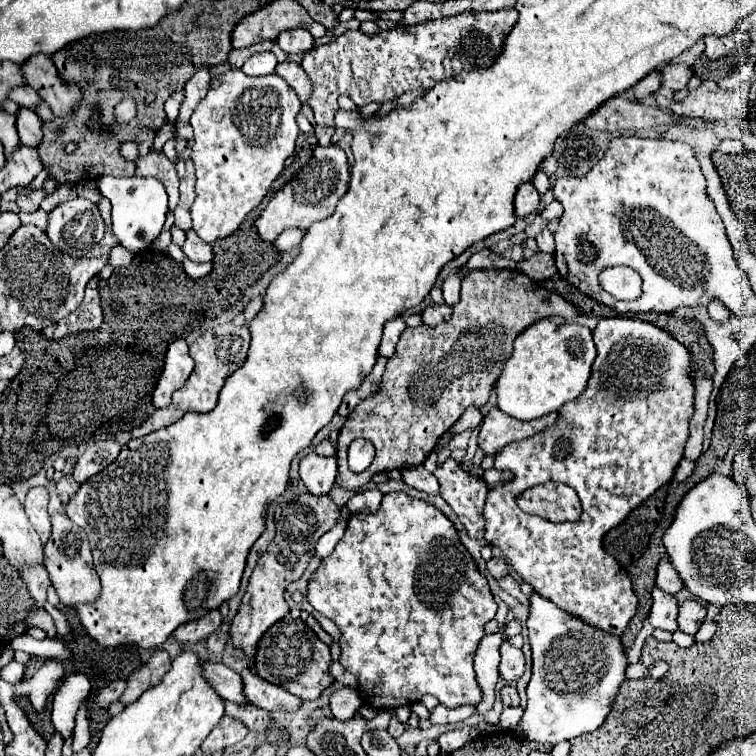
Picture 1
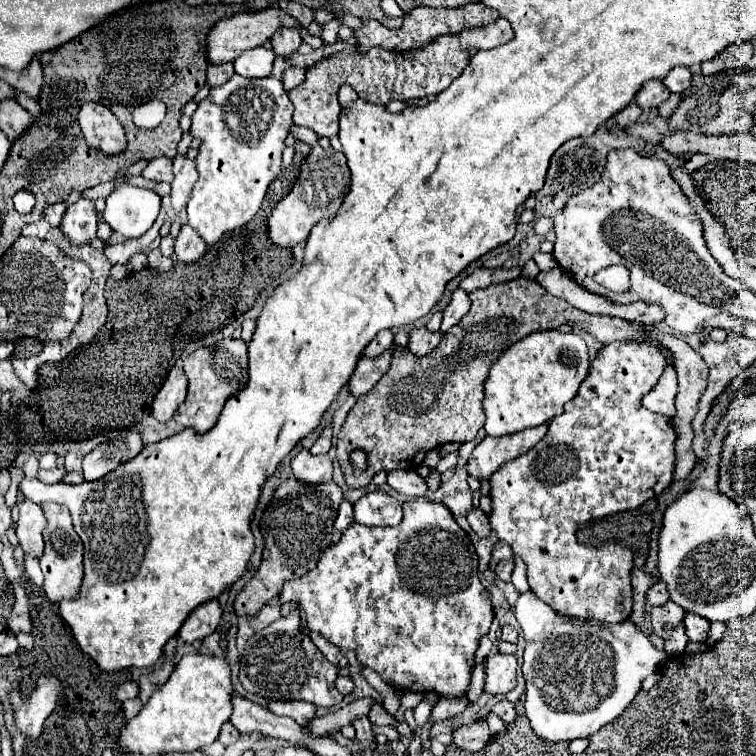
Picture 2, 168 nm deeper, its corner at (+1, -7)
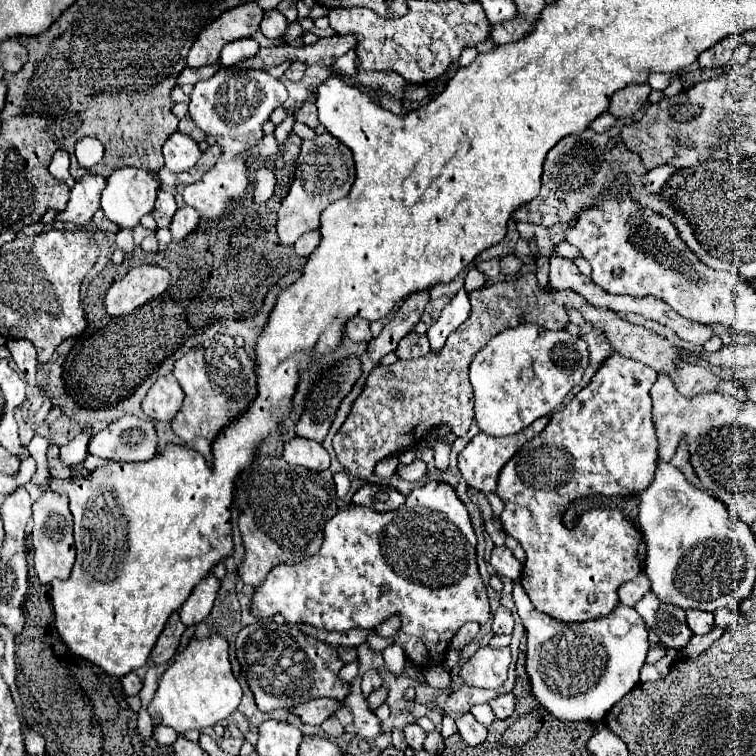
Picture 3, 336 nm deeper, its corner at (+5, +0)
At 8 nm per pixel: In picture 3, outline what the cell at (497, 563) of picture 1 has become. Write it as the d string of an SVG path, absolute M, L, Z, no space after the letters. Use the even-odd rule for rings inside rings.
M495 546L493 552L491 552L489 562L497 570L499 576L507 576L511 580L519 580L523 564L513 556L513 552L507 546Z

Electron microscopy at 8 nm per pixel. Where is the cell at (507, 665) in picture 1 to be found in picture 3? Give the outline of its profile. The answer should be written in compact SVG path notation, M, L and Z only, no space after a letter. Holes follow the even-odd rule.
M479 648L473 658L469 658L461 676L467 684L477 688L499 688L507 680L507 668L511 662L509 648Z

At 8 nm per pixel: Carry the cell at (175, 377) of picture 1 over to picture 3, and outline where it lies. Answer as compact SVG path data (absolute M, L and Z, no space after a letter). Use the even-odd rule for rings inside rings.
M169 372L159 376L159 380L149 388L141 402L141 410L159 422L171 422L183 402L183 390L177 384L175 376Z

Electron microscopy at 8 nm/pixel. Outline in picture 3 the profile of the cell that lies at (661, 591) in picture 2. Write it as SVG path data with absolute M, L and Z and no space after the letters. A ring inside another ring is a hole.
M639 574L635 580L631 582L625 582L623 586L619 586L617 590L617 596L619 596L619 602L625 604L625 606L633 606L639 598L643 598L643 594L649 592L649 582L647 582L647 576Z

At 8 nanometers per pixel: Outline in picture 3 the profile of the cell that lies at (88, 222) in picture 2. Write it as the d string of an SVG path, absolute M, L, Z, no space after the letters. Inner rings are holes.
M85 174L71 188L71 200L65 212L58 213L56 221L71 222L75 226L87 226L99 208L99 198L105 188L105 178Z

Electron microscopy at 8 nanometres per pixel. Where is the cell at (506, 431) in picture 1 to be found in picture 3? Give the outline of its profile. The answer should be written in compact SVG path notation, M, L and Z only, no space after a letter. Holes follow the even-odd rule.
M539 418L535 420L531 426L523 428L519 434L513 434L513 436L503 436L503 438L495 438L495 436L487 436L483 432L479 432L459 454L459 470L463 474L463 478L467 480L467 484L483 494L487 492L495 492L497 490L497 478L499 478L499 472L501 468L511 460L511 456L527 442L531 440L533 436L537 436L545 426L547 426L549 418Z

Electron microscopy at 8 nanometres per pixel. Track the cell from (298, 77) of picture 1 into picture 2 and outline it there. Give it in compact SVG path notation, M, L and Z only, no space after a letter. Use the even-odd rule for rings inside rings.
M289 67L289 69L285 69L285 71L283 71L283 79L281 79L281 81L283 81L285 89L287 89L287 91L291 91L293 87L301 85L303 77L305 77L305 69L297 69L297 67Z

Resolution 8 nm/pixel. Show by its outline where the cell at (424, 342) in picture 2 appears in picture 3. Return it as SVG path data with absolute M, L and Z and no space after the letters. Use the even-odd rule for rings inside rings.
M409 332L397 346L395 354L397 358L401 360L411 360L411 358L421 358L423 354L429 352L429 342L427 342L427 336L419 336L415 332Z

